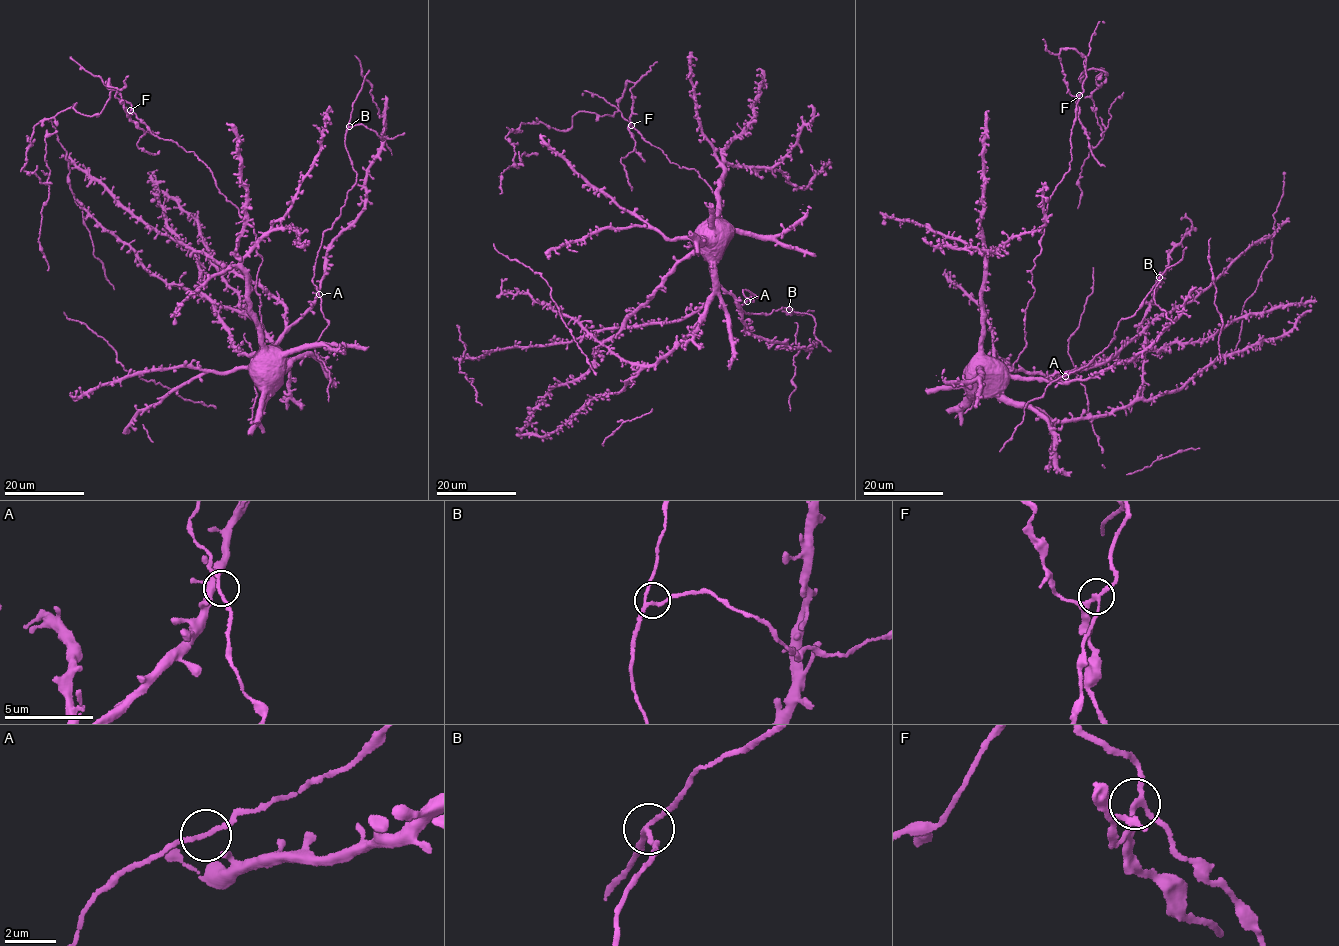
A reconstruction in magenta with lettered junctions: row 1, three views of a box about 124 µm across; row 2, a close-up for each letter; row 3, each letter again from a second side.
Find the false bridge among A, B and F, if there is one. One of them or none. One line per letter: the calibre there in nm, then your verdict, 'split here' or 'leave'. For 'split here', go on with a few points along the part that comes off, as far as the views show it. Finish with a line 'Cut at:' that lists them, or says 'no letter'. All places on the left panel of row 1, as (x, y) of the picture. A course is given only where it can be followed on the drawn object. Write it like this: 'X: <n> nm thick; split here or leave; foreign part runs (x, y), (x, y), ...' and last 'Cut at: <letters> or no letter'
A: 140 nm thick; leave
B: 160 nm thick; leave
F: 220 nm thick; split here; foreign part runs (130, 110), (110, 79), (99, 113), (75, 103), (34, 127), (24, 170), (48, 187), (47, 271)
Cut at: F

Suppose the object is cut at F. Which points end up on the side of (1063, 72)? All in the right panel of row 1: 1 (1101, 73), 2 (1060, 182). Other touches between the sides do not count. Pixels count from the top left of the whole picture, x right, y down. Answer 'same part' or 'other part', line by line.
1: same part
2: other part

